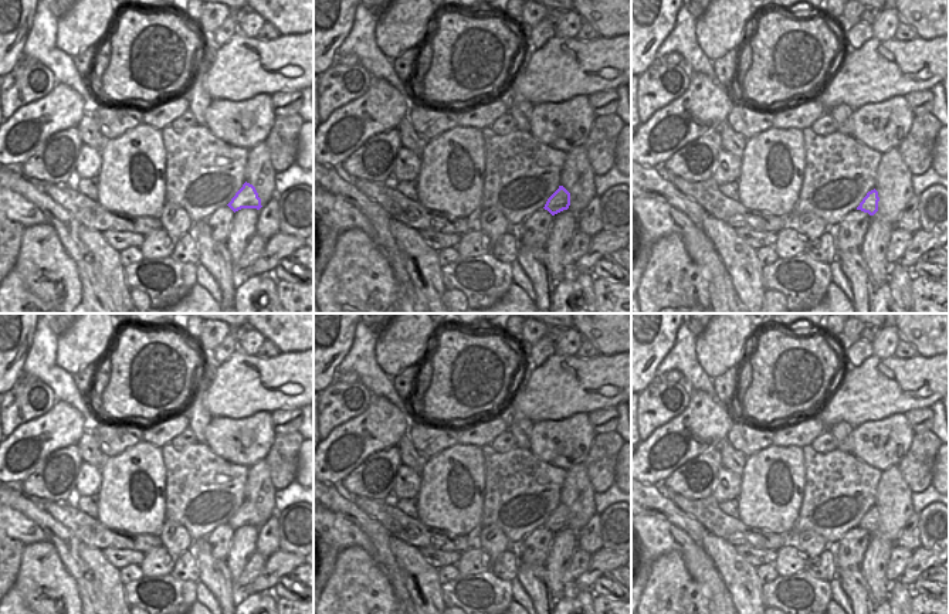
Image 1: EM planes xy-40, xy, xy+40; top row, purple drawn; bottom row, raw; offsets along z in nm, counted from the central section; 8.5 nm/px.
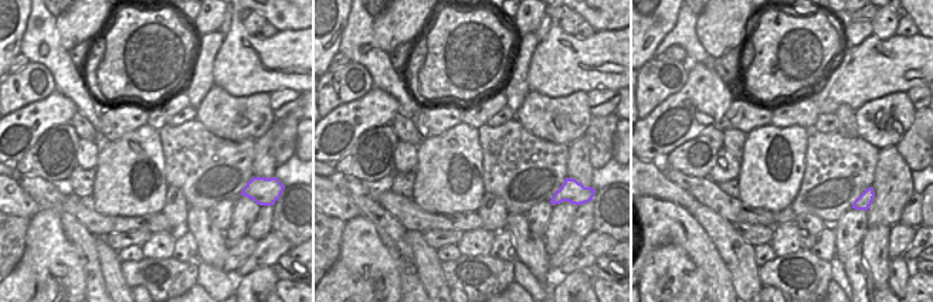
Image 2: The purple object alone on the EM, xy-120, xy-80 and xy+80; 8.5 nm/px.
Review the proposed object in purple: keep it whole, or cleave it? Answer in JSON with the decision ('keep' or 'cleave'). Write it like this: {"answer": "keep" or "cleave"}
{"answer": "keep"}

